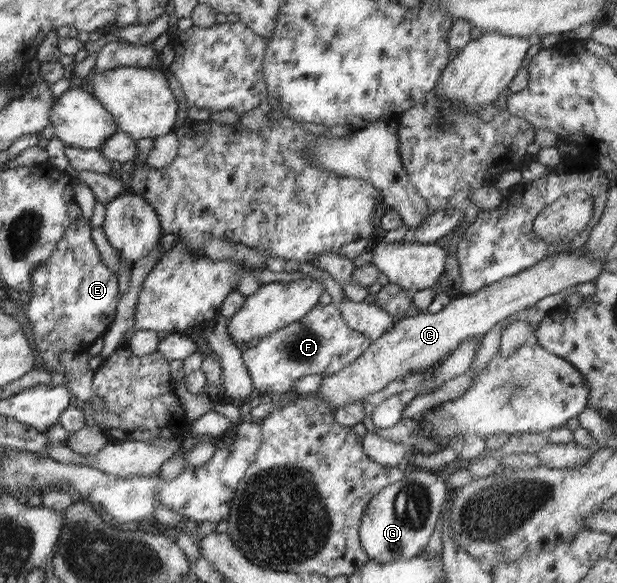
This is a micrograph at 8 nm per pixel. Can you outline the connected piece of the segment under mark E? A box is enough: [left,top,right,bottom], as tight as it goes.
[22,214,121,372]

